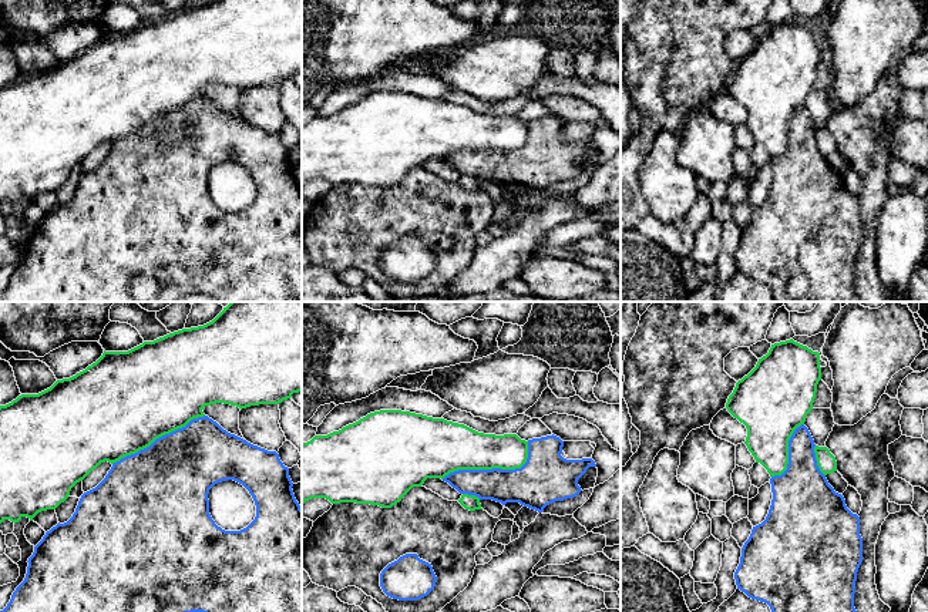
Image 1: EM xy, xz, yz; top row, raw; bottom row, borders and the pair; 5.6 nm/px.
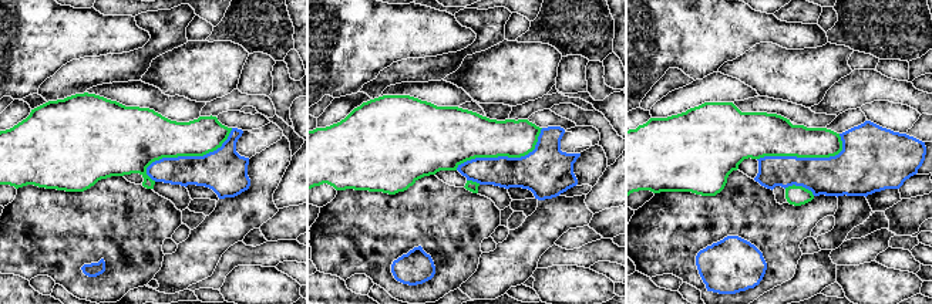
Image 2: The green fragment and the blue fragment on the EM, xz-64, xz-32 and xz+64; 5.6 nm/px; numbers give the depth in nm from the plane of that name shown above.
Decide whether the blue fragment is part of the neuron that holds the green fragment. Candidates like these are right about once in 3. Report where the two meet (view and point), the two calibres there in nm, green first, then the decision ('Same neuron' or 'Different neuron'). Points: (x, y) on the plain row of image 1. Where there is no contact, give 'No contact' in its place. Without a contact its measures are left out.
Touches green at xz (493, 148). Thickness 260 nm (green) against 240 nm. Different neuron

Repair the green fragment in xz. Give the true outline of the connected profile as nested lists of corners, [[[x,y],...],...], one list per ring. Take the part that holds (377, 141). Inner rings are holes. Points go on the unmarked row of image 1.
[[[380,91],[327,117],[315,117],[302,124],[302,186],[312,179],[326,179],[332,185],[356,184],[391,189],[427,159],[444,159],[458,151],[515,151],[528,139],[528,122],[517,115],[484,115],[464,105],[433,100],[401,91]]]

